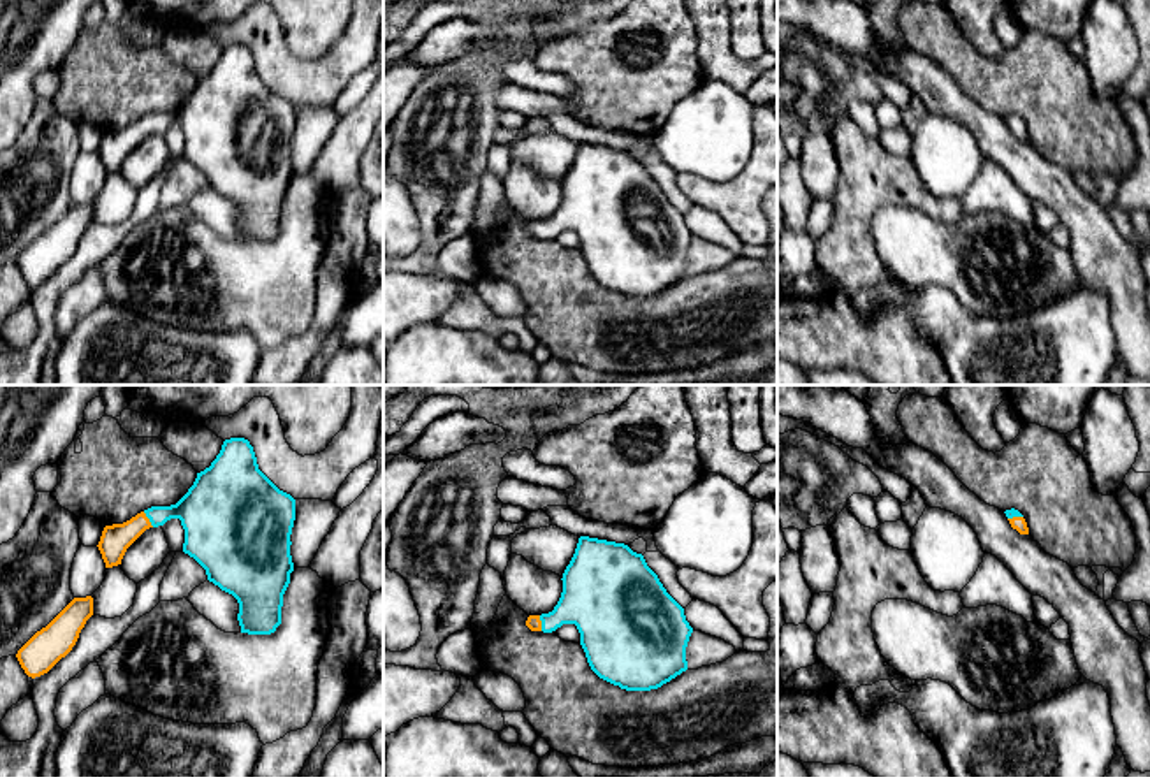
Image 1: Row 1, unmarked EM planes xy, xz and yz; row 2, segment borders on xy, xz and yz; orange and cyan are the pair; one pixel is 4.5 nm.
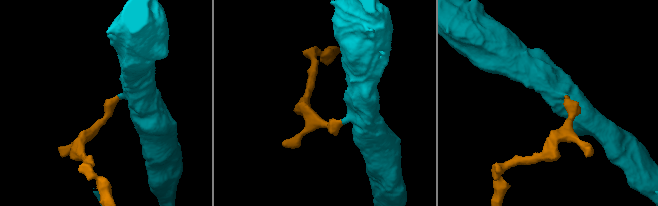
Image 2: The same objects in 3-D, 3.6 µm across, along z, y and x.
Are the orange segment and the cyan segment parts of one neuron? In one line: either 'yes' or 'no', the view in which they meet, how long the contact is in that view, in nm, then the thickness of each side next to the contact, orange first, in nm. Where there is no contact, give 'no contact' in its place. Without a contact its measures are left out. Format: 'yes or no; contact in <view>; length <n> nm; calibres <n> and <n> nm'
yes; contact in xy; length 90 nm; calibres 140 and 220 nm

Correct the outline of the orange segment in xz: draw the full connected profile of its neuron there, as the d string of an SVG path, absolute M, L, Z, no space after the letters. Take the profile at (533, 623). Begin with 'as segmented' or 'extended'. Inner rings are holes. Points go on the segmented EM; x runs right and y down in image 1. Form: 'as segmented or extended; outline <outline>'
extended; outline M580 536L561 580L563 592L554 610L528 617L526 626L531 631L552 633L563 624L575 624L591 670L626 691L658 689L688 670L686 647L693 628L686 621L684 608L666 592L642 554L624 543Z

